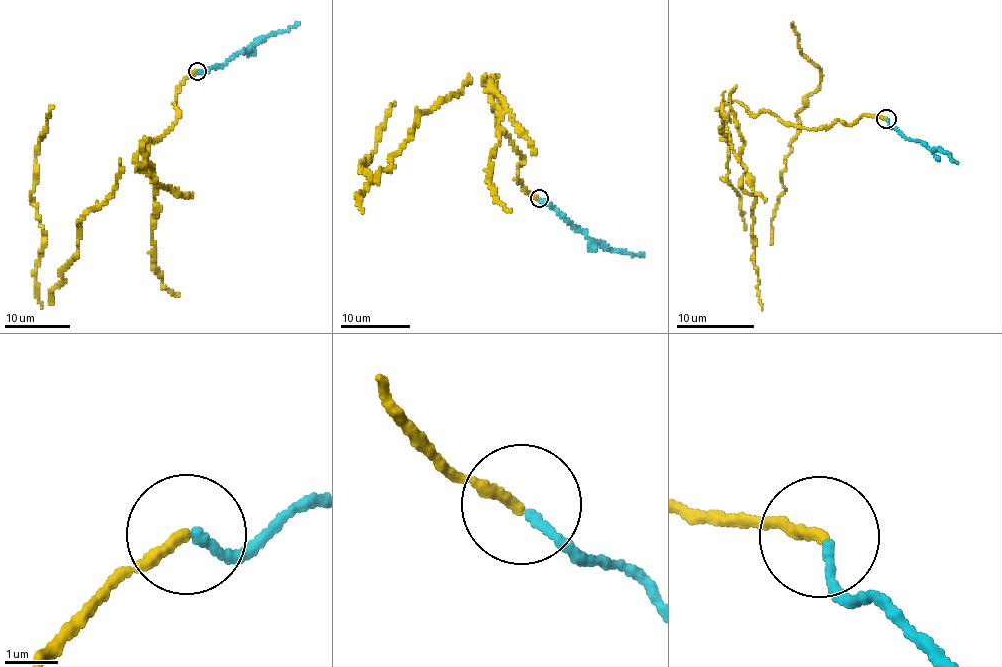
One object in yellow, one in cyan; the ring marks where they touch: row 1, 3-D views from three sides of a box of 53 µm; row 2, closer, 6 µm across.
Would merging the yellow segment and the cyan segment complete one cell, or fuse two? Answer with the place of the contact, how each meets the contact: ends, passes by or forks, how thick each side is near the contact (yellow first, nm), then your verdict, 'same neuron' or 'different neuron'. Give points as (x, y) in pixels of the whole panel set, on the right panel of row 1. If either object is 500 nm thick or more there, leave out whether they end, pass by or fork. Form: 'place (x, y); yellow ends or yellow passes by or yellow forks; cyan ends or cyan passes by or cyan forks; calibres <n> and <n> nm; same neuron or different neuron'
place (886, 118); yellow ends; cyan ends; calibres 220 and 160 nm; different neuron

